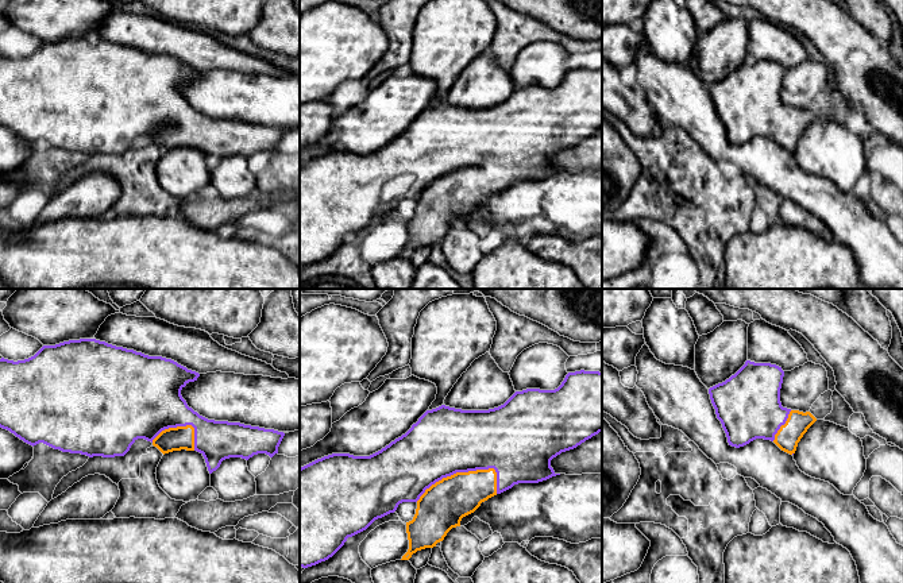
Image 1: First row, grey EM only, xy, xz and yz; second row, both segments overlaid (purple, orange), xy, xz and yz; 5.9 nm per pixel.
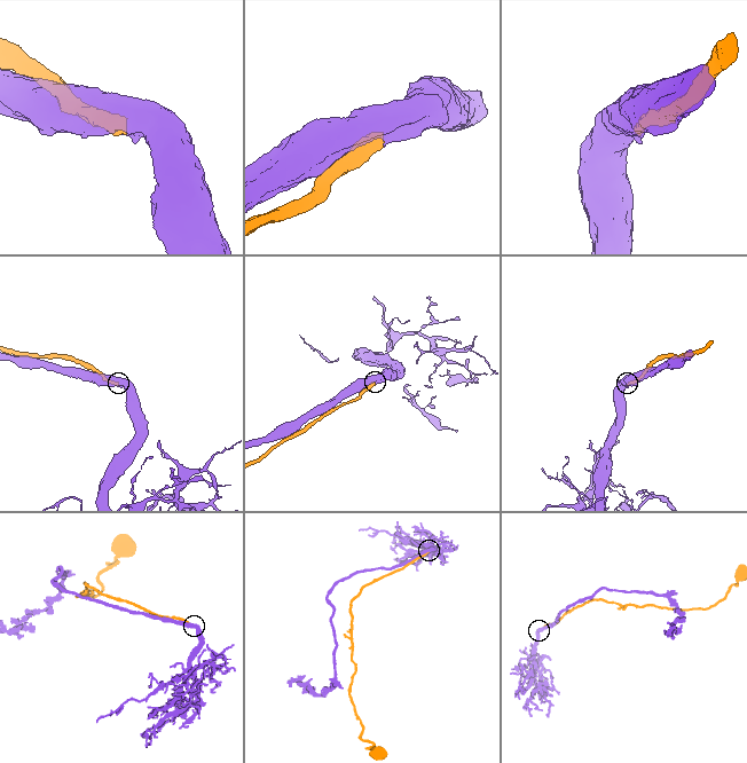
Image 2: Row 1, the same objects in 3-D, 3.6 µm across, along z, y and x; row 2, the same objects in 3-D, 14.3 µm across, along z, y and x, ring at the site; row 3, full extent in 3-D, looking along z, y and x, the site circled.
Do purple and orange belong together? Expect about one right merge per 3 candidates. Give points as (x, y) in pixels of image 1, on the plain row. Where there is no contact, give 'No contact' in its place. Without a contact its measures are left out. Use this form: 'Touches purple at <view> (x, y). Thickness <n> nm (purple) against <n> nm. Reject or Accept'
Touches purple at xz (455, 170). Thickness 400 nm (purple) against 280 nm. Accept

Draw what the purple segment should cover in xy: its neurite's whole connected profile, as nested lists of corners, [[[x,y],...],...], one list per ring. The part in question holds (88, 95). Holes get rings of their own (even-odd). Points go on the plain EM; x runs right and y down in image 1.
[[[96,36],[43,43],[34,54],[24,58],[0,57],[0,126],[9,128],[32,144],[43,140],[62,150],[81,151],[89,155],[124,154],[138,136],[144,136],[163,152],[181,147],[200,150],[209,171],[229,155],[248,158],[258,151],[266,151],[270,155],[278,151],[283,130],[240,120],[208,117],[189,105],[181,88],[189,80],[197,78],[198,74],[198,70],[188,67],[171,57],[148,54]]]

